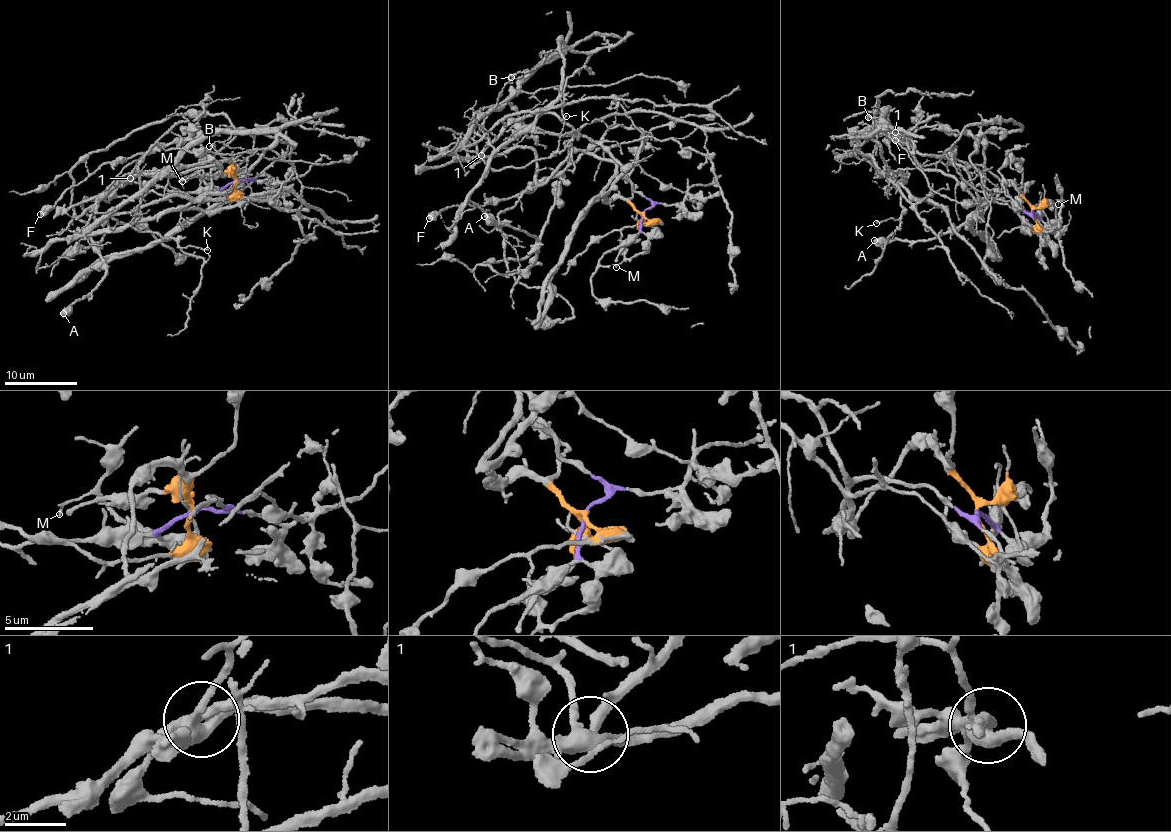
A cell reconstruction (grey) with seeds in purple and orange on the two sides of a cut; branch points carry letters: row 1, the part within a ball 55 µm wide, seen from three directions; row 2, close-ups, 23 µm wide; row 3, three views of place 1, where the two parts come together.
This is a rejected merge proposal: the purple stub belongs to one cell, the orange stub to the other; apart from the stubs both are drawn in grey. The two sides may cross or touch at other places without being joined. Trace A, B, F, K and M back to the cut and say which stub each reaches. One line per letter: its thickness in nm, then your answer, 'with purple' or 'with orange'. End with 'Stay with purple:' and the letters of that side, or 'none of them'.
A: calibre 650 nm; with purple
B: calibre 120 nm; with purple
F: calibre 700 nm; with orange
K: calibre 130 nm; with purple
M: calibre 160 nm; with purple
Stay with purple: A, B, K, M

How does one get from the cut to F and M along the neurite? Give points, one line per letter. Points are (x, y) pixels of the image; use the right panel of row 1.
F: (1031, 212), (1010, 180), (983, 216), (993, 198), (971, 161), (977, 139), (966, 133), (937, 123), (895, 140)
M: (1031, 212), (1045, 222), (1056, 222), (1063, 202), (1059, 200), (1058, 204)

